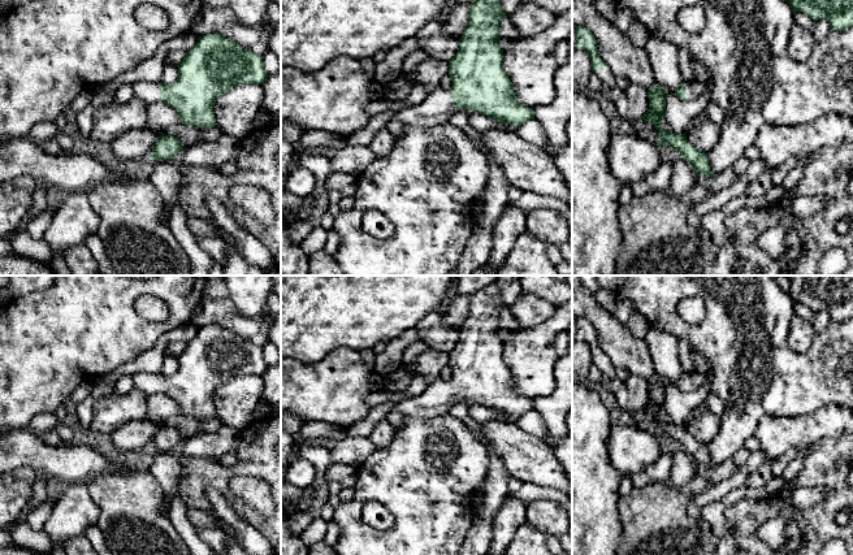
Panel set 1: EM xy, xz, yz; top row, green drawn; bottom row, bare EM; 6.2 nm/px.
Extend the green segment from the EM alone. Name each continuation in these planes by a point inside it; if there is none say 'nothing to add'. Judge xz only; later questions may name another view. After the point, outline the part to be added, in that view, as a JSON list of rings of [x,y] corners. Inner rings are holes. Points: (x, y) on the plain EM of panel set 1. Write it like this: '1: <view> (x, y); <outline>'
1: xz (437, 398); [[[438,380],[428,383],[423,394],[397,402],[391,411],[402,413],[406,420],[424,420],[449,413],[454,402],[450,382]]]

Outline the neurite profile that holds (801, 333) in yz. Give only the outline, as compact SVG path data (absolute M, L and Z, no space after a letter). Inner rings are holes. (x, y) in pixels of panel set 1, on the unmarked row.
M796 313L791 320L788 344L798 354L806 354L810 350L815 330L811 322L804 321Z

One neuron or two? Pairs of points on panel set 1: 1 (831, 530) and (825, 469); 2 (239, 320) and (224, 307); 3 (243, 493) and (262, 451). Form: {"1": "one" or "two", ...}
{"1": "one", "2": "one", "3": "two"}

